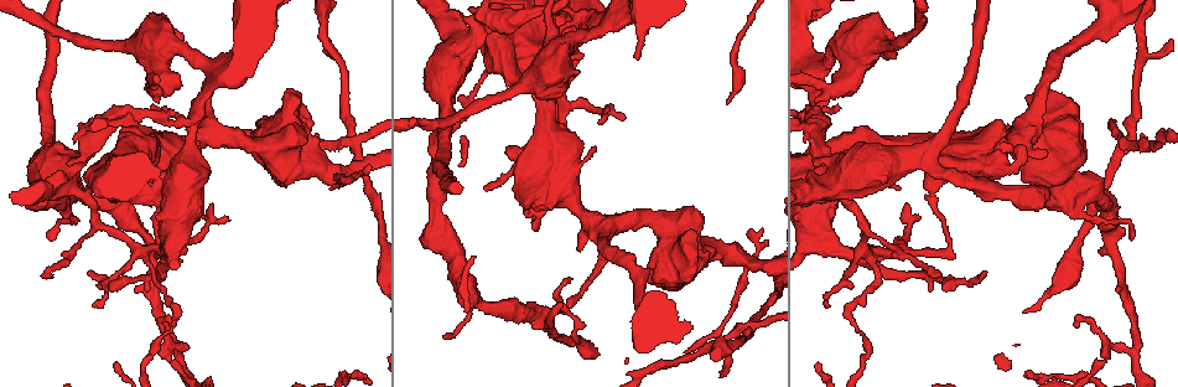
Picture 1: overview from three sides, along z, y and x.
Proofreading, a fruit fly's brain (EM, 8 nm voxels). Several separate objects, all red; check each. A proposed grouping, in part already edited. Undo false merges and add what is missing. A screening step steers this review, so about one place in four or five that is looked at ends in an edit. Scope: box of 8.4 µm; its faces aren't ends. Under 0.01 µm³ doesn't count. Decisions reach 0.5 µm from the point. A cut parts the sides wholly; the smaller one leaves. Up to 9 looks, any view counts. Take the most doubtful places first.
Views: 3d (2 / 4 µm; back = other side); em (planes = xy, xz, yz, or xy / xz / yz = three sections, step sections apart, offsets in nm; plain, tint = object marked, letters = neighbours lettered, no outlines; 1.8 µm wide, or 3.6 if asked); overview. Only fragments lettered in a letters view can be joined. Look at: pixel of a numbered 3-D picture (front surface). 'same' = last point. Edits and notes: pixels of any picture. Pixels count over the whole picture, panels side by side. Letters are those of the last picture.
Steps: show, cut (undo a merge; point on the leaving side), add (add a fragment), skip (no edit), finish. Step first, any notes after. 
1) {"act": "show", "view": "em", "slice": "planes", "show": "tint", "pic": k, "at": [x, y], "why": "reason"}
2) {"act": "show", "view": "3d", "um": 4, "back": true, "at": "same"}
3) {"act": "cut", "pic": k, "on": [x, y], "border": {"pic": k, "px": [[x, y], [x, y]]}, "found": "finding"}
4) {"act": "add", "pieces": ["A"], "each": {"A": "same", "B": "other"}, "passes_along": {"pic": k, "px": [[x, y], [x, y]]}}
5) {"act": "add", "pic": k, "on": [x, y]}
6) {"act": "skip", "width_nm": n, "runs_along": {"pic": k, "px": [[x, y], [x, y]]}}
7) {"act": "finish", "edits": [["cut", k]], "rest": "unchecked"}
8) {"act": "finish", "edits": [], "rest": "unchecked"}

{"act": "show", "view": "em", "slice": "planes", "show": "letters", "pic": 1, "at": [349, 138], "why": "four-way junction"}

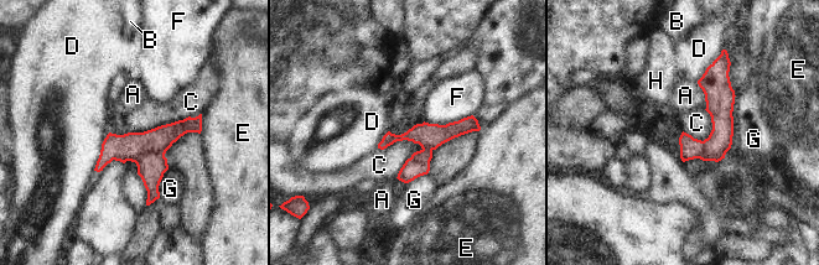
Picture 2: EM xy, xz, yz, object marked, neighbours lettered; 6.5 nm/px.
{"act": "cut", "pic": 2, "on": [130, 146], "width_nm": 140, "each": {"A": "other", "B": "other", "C": "other", "D": "other", "E": "other", "F": "other", "G": "other", "H": "other"}, "border": {"pic": 2, "px": [[164, 155], [143, 154], [135, 162]]}, "found": "two cells meet here"}

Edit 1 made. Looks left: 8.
{"act": "show", "view": "overview", "why": "see it whole again"}

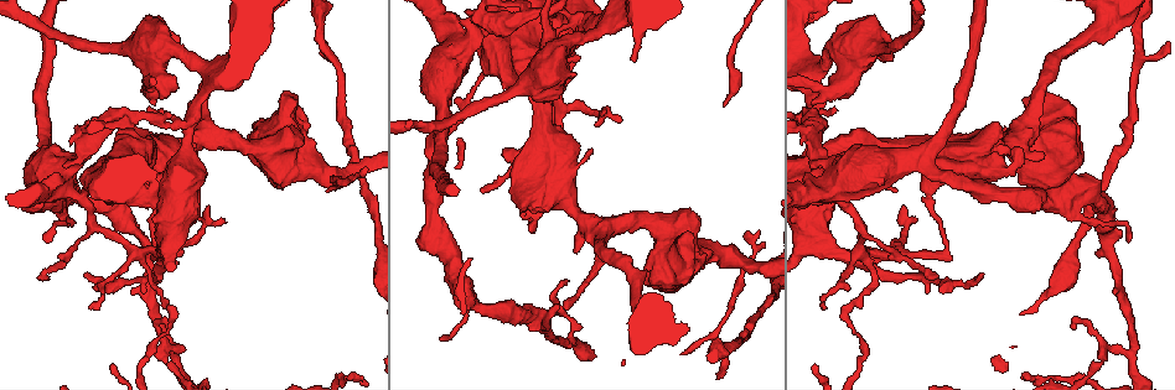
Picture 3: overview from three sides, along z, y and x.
{"act": "show", "view": "3d", "um": 2, "pic": 3, "at": [586, 25], "why": "two arms in line, one across"}

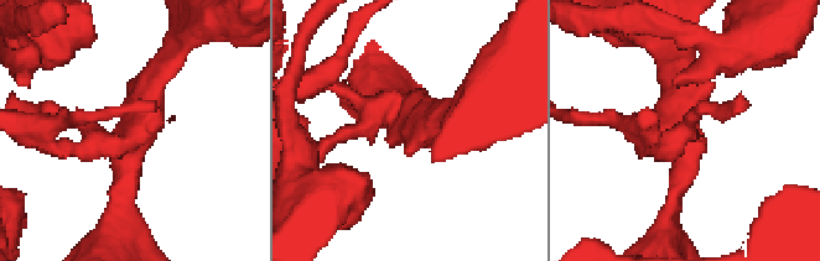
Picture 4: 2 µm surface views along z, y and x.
{"act": "show", "view": "em", "slice": "yz", "step": 16, "show": "letters", "pic": 4, "at": [682, 147], "why": "need the tissue"}

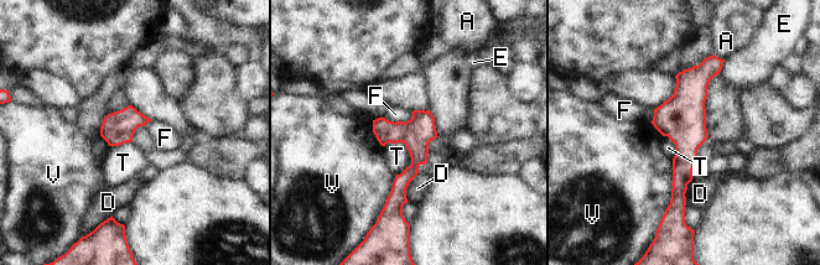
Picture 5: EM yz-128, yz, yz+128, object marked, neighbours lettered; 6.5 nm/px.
{"act": "skip", "each": {"A": "other", "D": "other", "E": "other", "F": "other", "T": "other", "V": "other"}, "runs_along": {"pic": 5, "px": [[707, 65], [691, 84], [674, 203]]}, "found": "one cell here"}

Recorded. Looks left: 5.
{"act": "show", "view": "3d", "um": 2, "pic": 3, "at": [161, 263], "why": "four or more arms meet"}

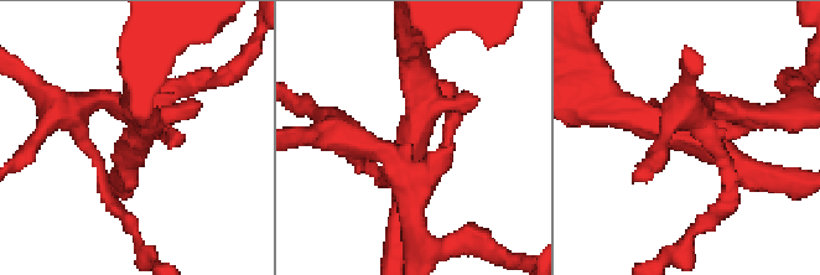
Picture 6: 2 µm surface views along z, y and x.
{"act": "show", "view": "em", "slice": "xz", "step": 8, "show": "letters", "pic": 6, "at": [411, 158], "why": "now the EM"}

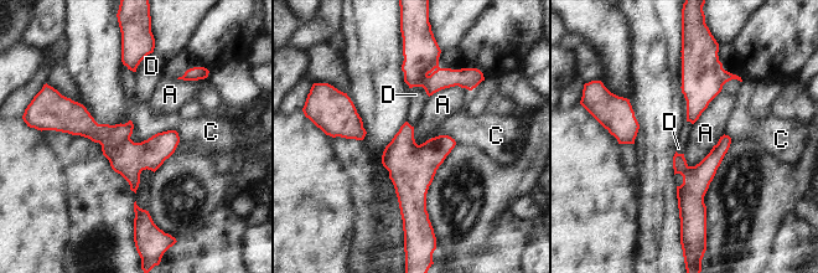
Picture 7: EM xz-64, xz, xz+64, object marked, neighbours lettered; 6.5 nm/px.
{"act": "skip", "each": {"A": "other", "C": "other", "D": "other"}, "found": "all the same cell"}

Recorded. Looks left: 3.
{"act": "show", "view": "em", "slice": "planes", "show": "letters", "pic": 3, "at": [1130, 239], "why": "tapers out"}

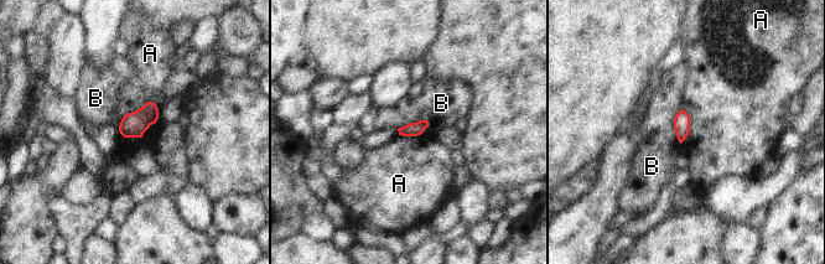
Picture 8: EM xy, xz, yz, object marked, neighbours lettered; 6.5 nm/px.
{"act": "skip", "each": {"A": "other", "B": "other"}, "border": {"pic": 8, "px": [[157, 105], [146, 102], [118, 127]]}, "found": "none of them fits"}

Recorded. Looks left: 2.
{"act": "finish", "edits": [["cut", 2]], "rest": "unchecked"}

